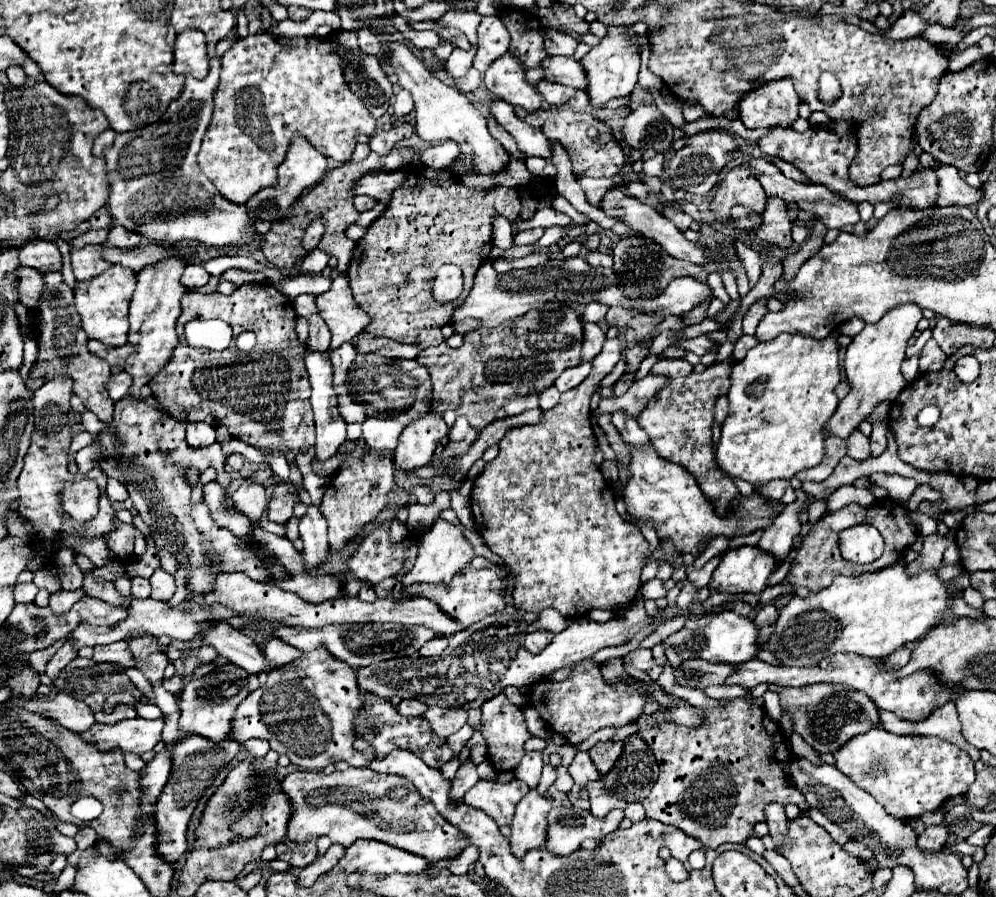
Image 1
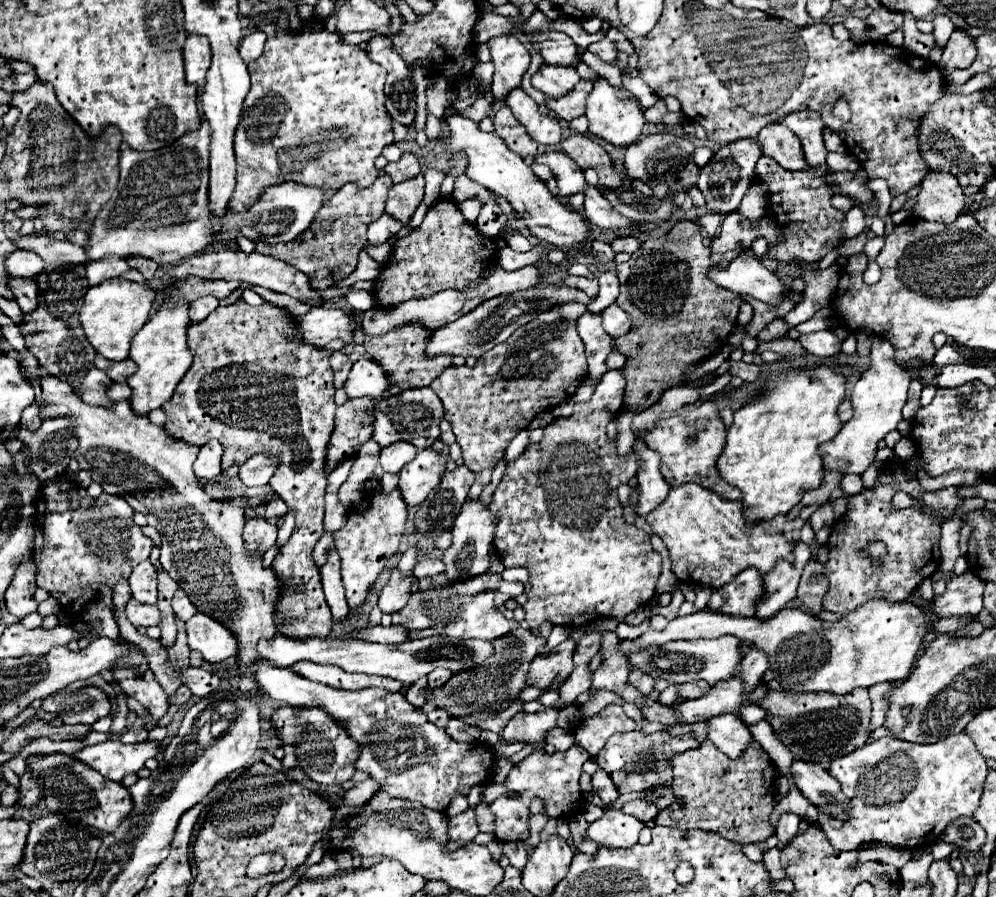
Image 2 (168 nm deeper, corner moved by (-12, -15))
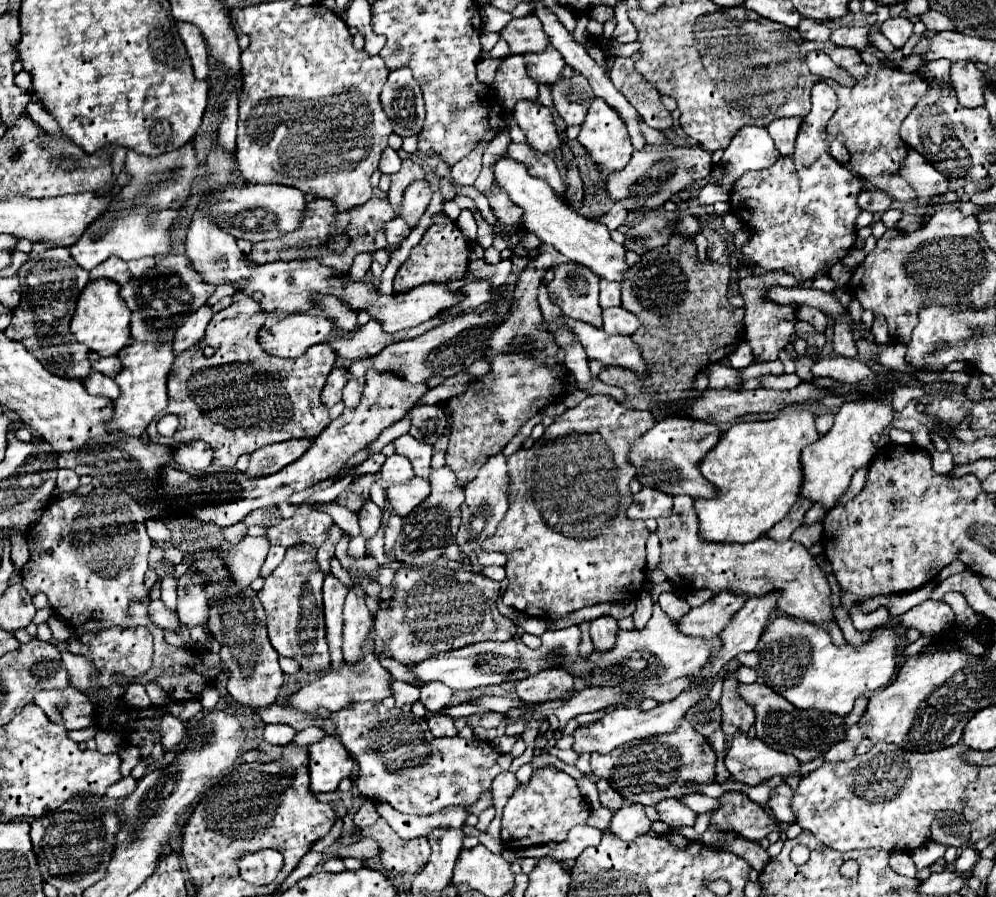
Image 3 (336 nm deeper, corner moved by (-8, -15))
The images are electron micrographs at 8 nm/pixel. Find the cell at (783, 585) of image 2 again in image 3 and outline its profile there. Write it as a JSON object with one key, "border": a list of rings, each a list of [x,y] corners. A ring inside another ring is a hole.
{"border":[[[762,595],[762,597],[750,597],[744,607],[732,617],[732,621],[724,627],[720,639],[720,651],[712,655],[712,663],[704,667],[704,681],[714,679],[722,667],[734,659],[742,651],[754,651],[760,635],[764,633],[768,615],[774,611],[778,601],[778,595]]]}

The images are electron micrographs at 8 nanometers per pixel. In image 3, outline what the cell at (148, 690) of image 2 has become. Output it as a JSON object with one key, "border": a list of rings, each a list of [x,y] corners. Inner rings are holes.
{"border":[[[164,711],[164,717],[162,717],[162,747],[164,747],[164,751],[176,749],[182,743],[184,735],[186,735],[184,721],[180,721],[178,717]]]}

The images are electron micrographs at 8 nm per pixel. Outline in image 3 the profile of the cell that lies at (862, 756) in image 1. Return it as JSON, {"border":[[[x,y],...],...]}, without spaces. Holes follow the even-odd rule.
{"border":[[[876,743],[868,753],[856,755],[846,763],[824,763],[820,769],[800,779],[794,797],[792,811],[796,815],[796,823],[814,833],[820,843],[846,853],[854,849],[886,849],[886,851],[912,851],[930,839],[930,823],[934,821],[938,811],[950,809],[962,813],[964,799],[962,793],[970,781],[978,777],[980,767],[972,767],[962,759],[964,745],[946,747],[932,753],[916,753],[904,751],[890,743]]]}

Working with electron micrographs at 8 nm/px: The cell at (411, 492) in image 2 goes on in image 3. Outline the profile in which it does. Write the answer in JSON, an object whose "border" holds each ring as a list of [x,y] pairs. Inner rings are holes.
{"border":[[[414,477],[412,481],[402,483],[402,485],[392,485],[386,491],[386,499],[388,499],[392,511],[400,517],[408,515],[428,495],[430,495],[430,483],[420,477]]]}

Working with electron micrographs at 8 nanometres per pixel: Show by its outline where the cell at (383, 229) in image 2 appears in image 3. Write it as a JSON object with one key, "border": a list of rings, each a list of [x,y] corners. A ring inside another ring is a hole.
{"border":[[[392,219],[388,225],[386,225],[386,239],[388,239],[388,245],[390,247],[398,247],[406,237],[410,235],[410,227],[400,219]]]}

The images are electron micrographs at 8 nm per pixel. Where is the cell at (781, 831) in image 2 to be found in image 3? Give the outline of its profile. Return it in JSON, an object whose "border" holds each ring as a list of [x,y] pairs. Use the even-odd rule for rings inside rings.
{"border":[[[786,783],[772,789],[768,805],[780,823],[794,823],[794,813],[790,809],[790,801],[792,801],[792,789]]]}

